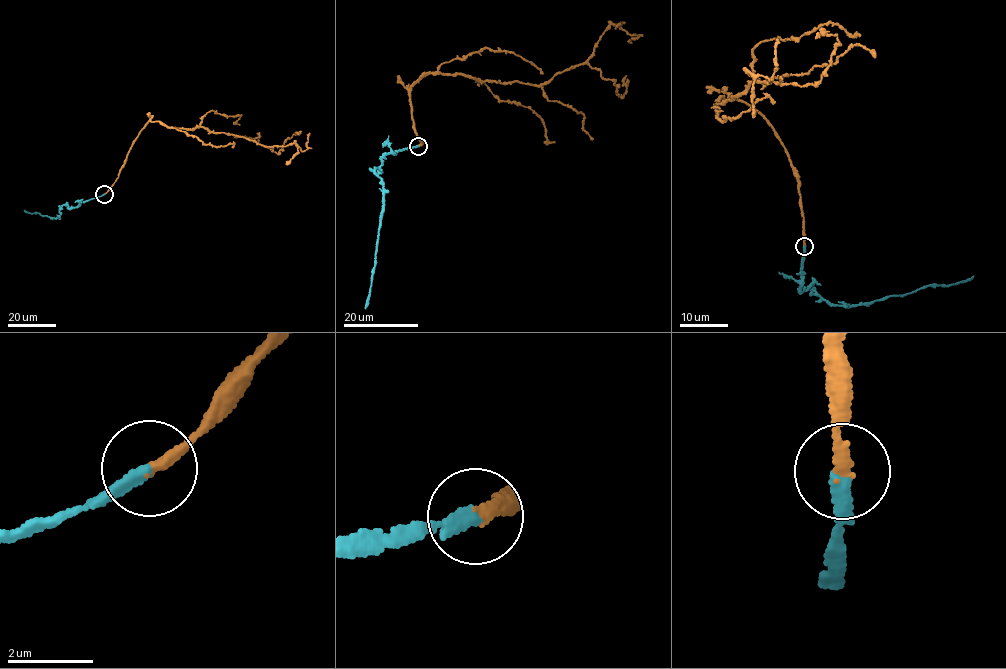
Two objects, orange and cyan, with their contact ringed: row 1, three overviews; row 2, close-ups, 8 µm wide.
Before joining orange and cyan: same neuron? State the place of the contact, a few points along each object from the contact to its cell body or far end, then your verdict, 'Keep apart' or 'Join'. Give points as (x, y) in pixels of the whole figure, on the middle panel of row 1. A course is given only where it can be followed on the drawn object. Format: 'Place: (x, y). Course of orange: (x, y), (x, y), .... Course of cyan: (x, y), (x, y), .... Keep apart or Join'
Place: (418, 146). Course of orange: (418, 145), (409, 88), (424, 76), (544, 84), (585, 60), (611, 24), (637, 36), (631, 42). Course of cyan: (418, 145), (386, 154), (374, 172), (383, 181), (383, 213), (365, 308). Join

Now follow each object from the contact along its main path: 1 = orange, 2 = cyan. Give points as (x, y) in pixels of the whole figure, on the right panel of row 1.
1: (804, 246), (786, 149), (744, 102), (719, 100), (787, 73), (779, 84), (748, 74), (771, 79), (778, 39)
2: (804, 246), (800, 288), (803, 291), (813, 284), (831, 304), (869, 305), (929, 286), (949, 286), (973, 275)

